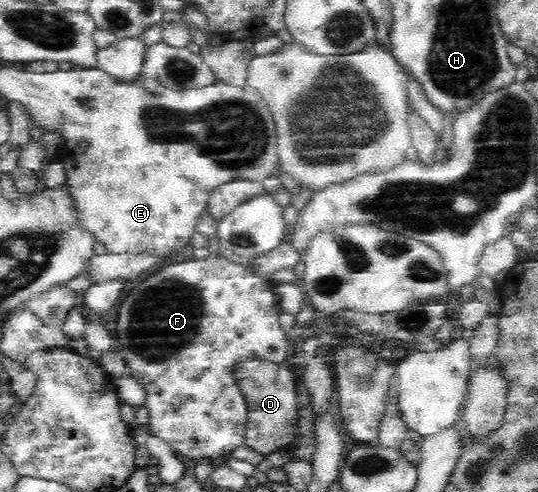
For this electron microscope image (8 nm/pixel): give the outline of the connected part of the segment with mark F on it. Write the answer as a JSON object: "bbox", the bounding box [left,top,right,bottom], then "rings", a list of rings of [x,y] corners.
{"bbox":[112,253,288,461],"rings":[[[199,253],[192,260],[165,265],[155,275],[149,276],[136,286],[133,285],[122,297],[119,313],[117,313],[121,317],[119,317],[119,321],[116,321],[117,325],[114,326],[117,329],[112,329],[117,331],[114,333],[115,339],[119,339],[115,343],[127,362],[128,375],[134,373],[147,392],[145,406],[149,410],[148,425],[151,435],[163,439],[180,458],[190,458],[191,461],[195,461],[199,459],[215,460],[222,456],[229,457],[232,451],[244,444],[248,410],[245,398],[233,378],[233,363],[249,358],[285,362],[288,339],[279,326],[279,315],[282,311],[277,307],[274,287],[275,282],[255,276],[247,267],[232,262],[222,255]]]}

